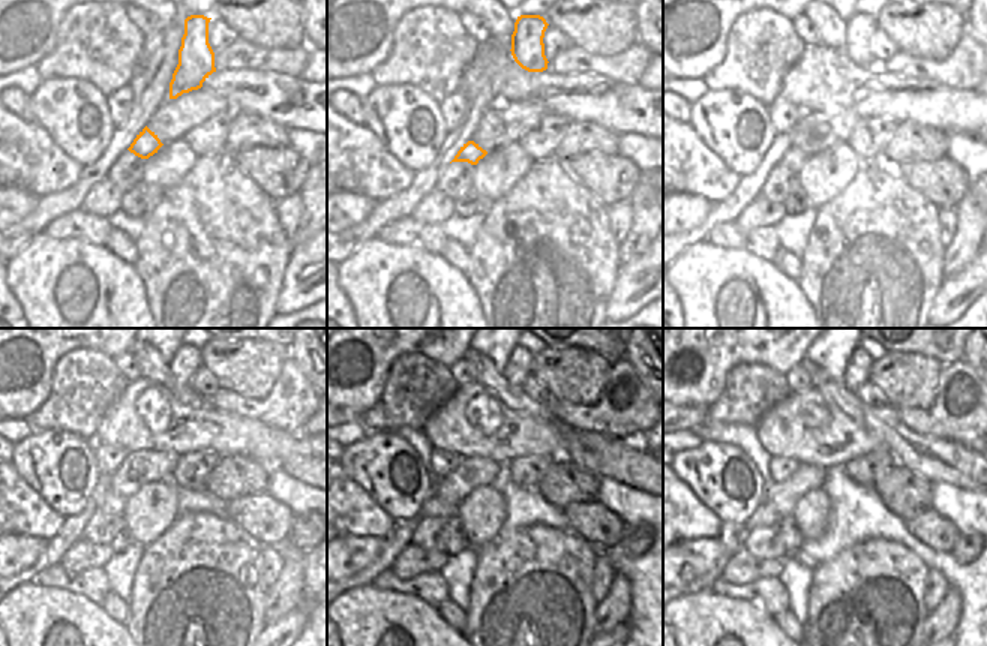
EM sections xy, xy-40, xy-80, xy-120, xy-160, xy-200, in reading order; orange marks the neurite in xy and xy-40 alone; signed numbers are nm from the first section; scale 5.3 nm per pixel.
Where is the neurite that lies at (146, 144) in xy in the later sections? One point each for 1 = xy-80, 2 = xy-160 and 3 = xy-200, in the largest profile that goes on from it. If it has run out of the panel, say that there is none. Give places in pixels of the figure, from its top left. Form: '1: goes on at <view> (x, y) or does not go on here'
1: goes on at xy-80 (794, 158)
2: goes on at xy-160 (434, 507)
3: goes on at xy-200 (765, 513)

